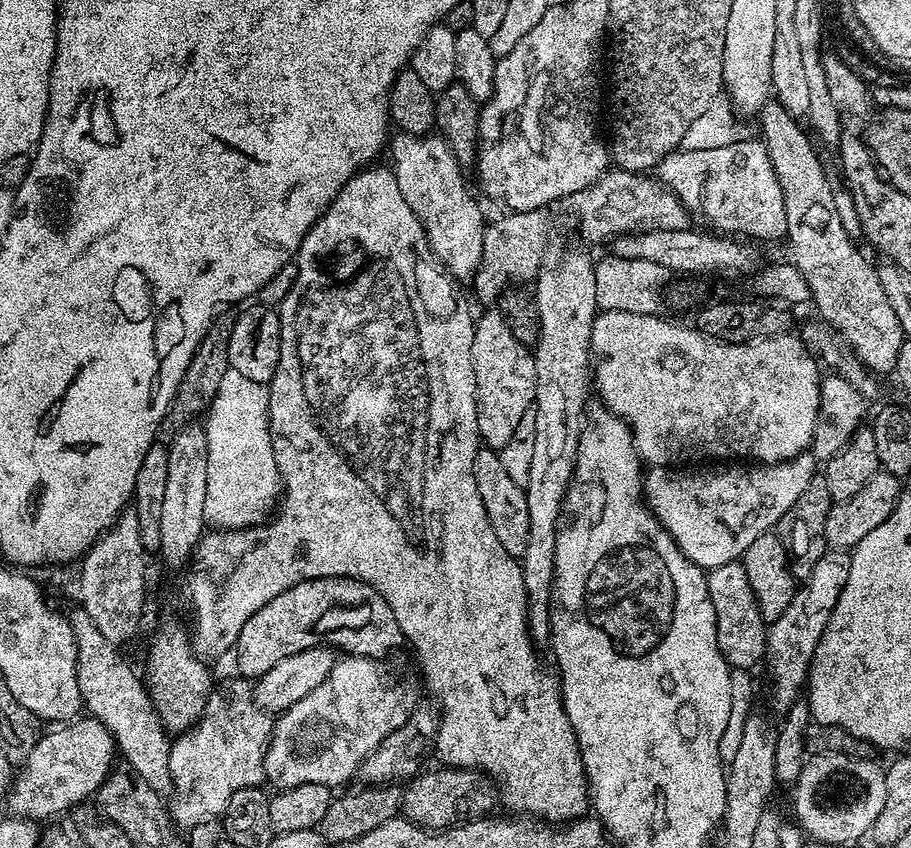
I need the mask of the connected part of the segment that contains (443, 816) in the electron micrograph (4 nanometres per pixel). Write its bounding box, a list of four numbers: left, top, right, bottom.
[402,766,498,828]

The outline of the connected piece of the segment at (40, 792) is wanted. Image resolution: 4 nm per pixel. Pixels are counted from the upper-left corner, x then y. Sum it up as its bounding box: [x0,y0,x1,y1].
[6,718,118,818]

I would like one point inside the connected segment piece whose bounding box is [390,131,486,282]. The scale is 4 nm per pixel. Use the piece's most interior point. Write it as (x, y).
(432, 181)

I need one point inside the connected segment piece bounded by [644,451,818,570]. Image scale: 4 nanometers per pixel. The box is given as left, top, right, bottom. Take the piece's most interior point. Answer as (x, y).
(713, 514)

